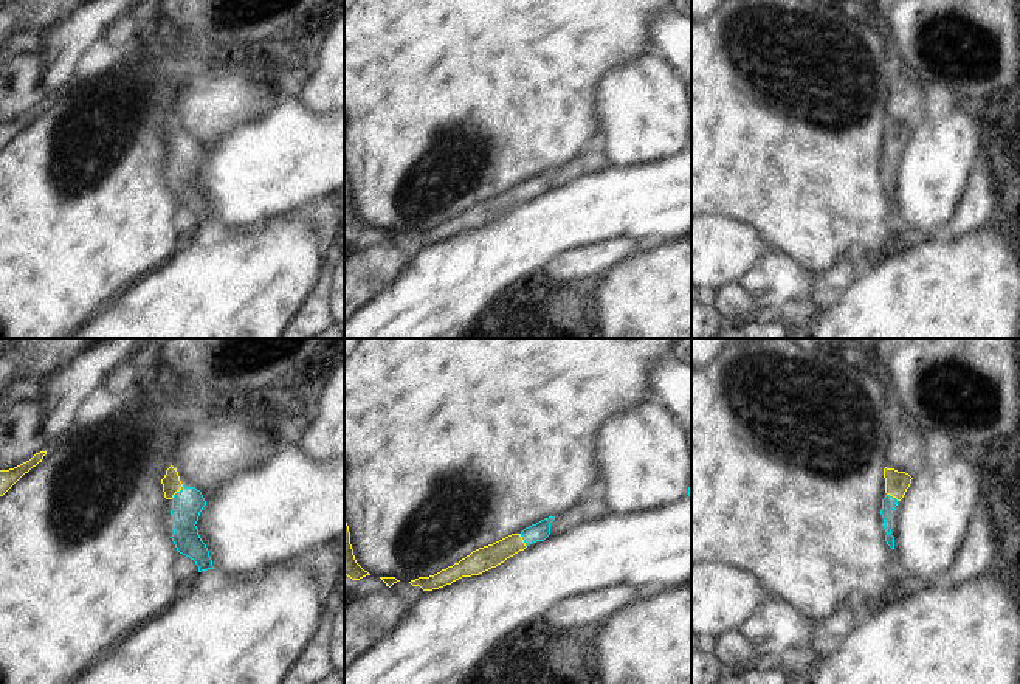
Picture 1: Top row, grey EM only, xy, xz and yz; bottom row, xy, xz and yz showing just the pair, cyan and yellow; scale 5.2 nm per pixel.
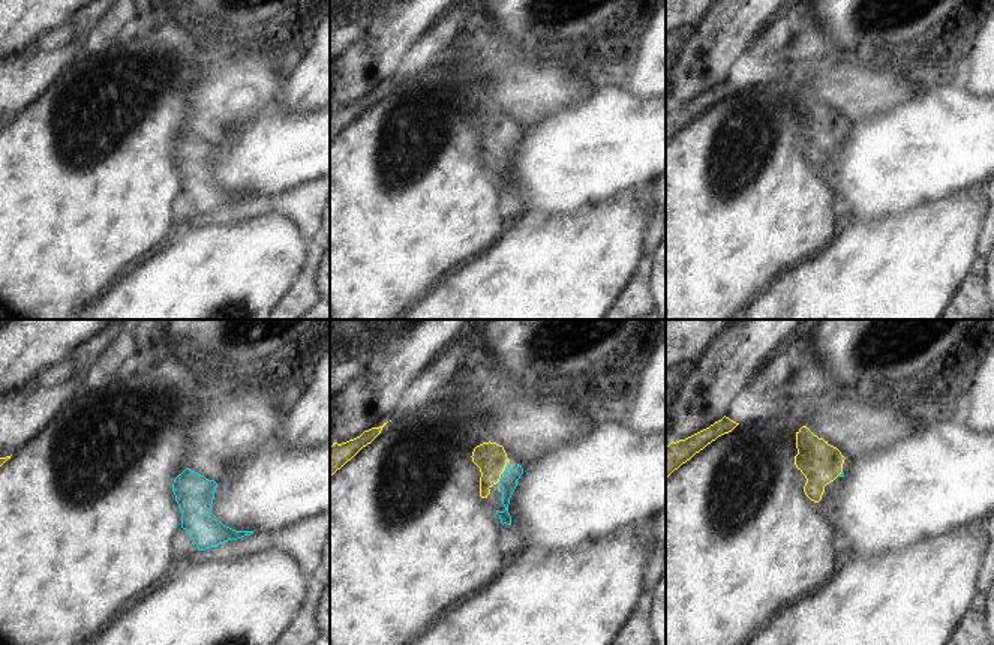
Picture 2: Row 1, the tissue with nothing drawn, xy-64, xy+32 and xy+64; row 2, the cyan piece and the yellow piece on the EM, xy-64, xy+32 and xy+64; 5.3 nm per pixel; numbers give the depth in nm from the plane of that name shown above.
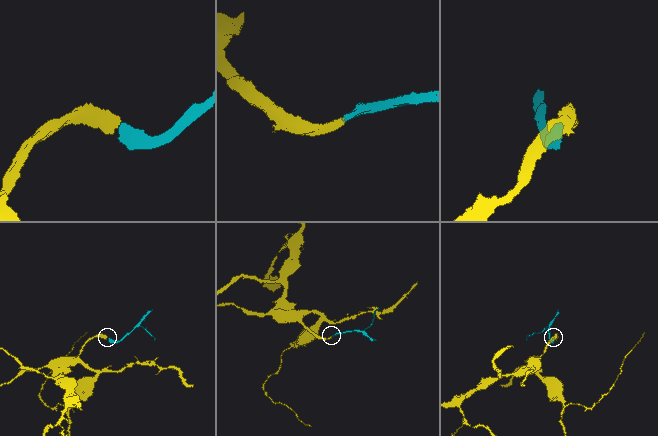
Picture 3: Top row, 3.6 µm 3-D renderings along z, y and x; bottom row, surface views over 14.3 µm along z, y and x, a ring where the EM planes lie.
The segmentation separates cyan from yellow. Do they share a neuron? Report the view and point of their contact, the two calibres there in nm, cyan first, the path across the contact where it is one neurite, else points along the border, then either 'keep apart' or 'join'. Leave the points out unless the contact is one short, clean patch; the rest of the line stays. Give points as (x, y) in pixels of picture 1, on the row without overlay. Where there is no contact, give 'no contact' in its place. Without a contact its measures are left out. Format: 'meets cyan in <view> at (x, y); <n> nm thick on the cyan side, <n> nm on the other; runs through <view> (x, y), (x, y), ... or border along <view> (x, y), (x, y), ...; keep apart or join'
meets cyan in xy at (177, 145); 160 nm thick on the cyan side, 100 nm on the other; runs through xy (188, 155), (177, 145), (171, 135); join

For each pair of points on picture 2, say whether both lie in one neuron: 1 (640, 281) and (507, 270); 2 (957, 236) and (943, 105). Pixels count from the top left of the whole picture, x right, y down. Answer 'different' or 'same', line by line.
1: different
2: different

